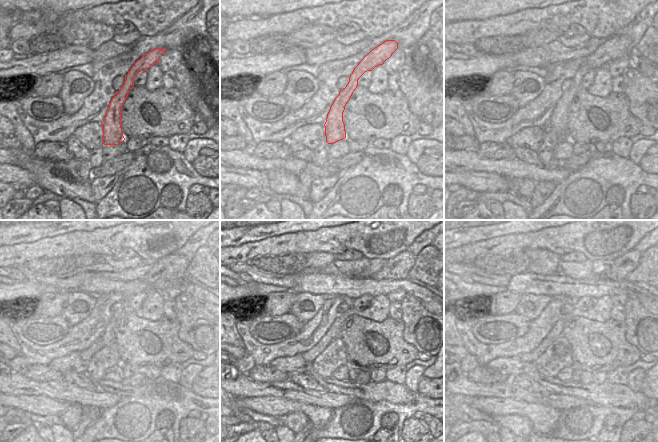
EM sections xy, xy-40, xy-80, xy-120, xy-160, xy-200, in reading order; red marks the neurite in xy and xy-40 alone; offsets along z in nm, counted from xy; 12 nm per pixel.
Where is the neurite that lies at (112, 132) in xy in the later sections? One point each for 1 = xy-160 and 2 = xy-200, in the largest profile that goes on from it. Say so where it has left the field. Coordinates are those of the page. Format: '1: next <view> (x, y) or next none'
1: next xy-160 (397, 268)
2: next xy-200 (623, 266)

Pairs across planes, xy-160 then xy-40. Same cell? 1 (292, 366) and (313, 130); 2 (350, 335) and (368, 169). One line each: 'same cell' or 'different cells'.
1: same cell
2: different cells

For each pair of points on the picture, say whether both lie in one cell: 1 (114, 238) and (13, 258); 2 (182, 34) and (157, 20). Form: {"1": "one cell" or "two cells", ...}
{"1": "one cell", "2": "two cells"}

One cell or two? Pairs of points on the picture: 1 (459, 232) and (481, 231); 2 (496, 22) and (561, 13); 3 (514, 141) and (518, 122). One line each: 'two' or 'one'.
1: one
2: one
3: two

